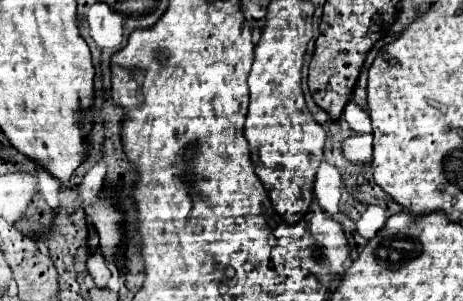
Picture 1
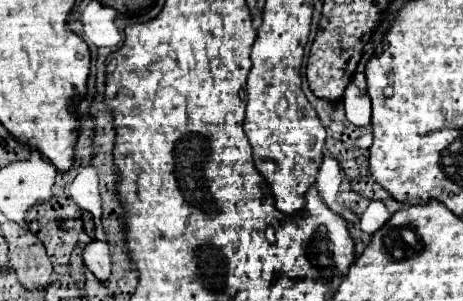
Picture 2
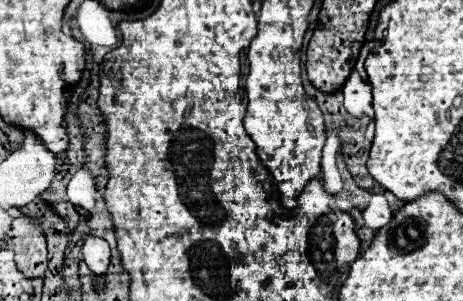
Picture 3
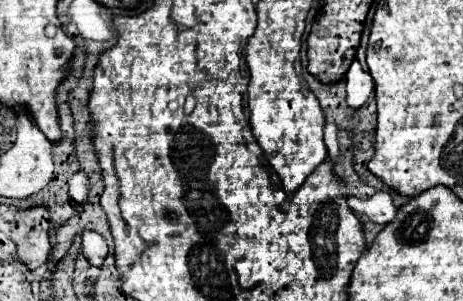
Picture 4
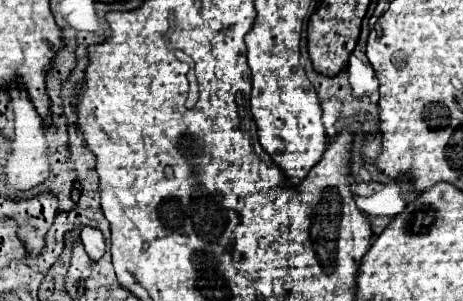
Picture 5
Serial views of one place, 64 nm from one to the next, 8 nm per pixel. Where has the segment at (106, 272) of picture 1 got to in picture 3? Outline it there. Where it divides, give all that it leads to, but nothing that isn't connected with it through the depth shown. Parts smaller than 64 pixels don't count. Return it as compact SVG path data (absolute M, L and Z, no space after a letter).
M88 234L84 238L82 254L84 254L84 262L94 274L106 274L106 268L110 262L110 246L104 238Z

